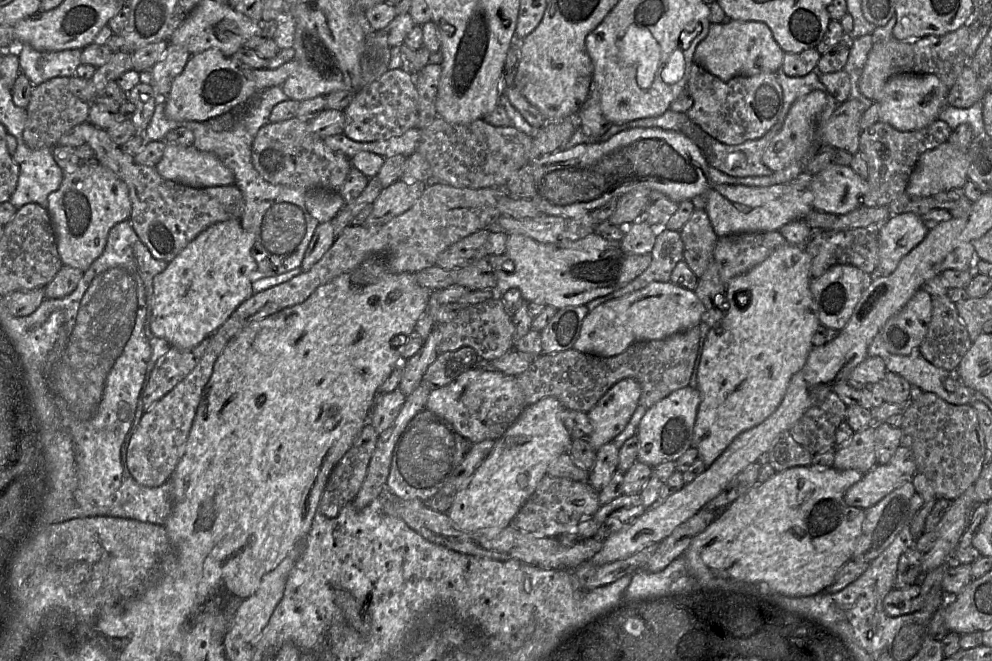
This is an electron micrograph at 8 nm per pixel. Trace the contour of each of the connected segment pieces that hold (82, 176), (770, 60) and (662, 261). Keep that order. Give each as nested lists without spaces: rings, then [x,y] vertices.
[[[100,163],[81,164],[75,171],[64,173],[58,190],[48,196],[48,208],[57,240],[57,249],[63,265],[85,272],[103,253],[109,231],[116,224],[129,220],[131,201],[126,183]]]
[[[732,20],[727,24],[710,24],[708,35],[695,49],[694,63],[728,81],[737,76],[776,73],[781,69],[784,55],[768,25],[759,21]]]
[[[668,229],[661,231],[656,236],[650,253],[652,261],[648,268],[625,286],[586,303],[589,312],[606,301],[642,289],[651,282],[669,282],[674,267],[683,259],[684,249],[679,231],[670,231]]]

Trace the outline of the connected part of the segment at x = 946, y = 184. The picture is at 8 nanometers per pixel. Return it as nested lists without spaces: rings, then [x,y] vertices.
[[[947,141],[920,156],[905,192],[911,196],[930,197],[952,188],[964,188],[969,180],[967,173],[970,164],[970,152],[962,151]]]

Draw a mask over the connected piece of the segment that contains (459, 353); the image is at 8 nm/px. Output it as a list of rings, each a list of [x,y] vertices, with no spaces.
[[[471,347],[439,353],[423,374],[421,383],[429,390],[449,384],[462,372],[478,366],[479,356]]]

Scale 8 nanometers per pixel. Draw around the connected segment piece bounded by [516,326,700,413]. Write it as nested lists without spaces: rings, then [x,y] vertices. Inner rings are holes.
[[[700,327],[675,333],[660,340],[637,341],[622,353],[602,357],[569,349],[541,354],[527,370],[516,376],[527,405],[545,397],[554,397],[566,409],[589,412],[598,400],[618,381],[633,378],[641,385],[639,405],[650,408],[672,392],[689,386],[697,356]]]

